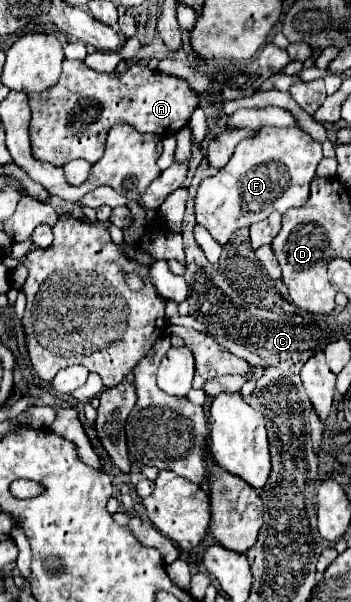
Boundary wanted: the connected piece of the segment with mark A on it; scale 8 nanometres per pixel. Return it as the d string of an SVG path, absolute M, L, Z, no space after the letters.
M65 59L57 85L43 93L29 95L31 153L35 159L57 167L77 157L97 163L103 157L105 139L113 125L129 123L141 133L169 137L187 125L197 105L199 95L183 79L155 73L147 65L133 63L123 73L99 73L85 67L83 61Z

